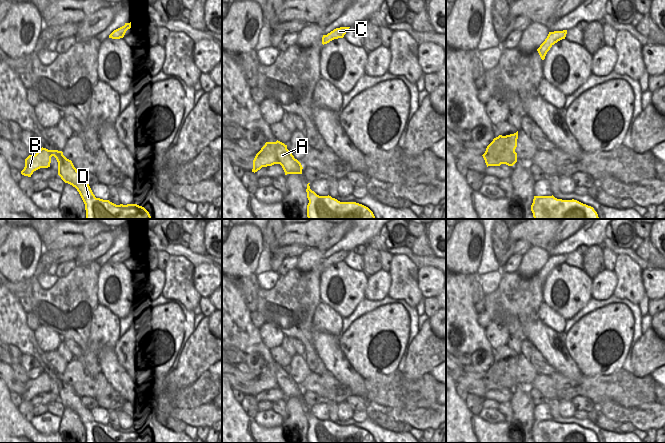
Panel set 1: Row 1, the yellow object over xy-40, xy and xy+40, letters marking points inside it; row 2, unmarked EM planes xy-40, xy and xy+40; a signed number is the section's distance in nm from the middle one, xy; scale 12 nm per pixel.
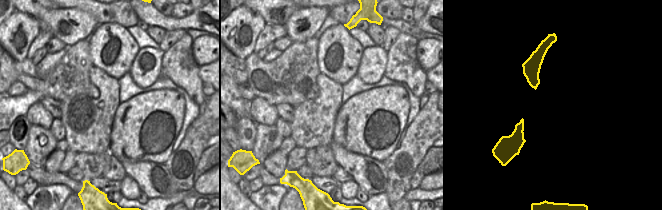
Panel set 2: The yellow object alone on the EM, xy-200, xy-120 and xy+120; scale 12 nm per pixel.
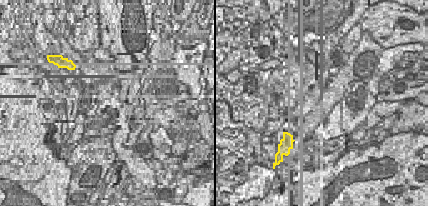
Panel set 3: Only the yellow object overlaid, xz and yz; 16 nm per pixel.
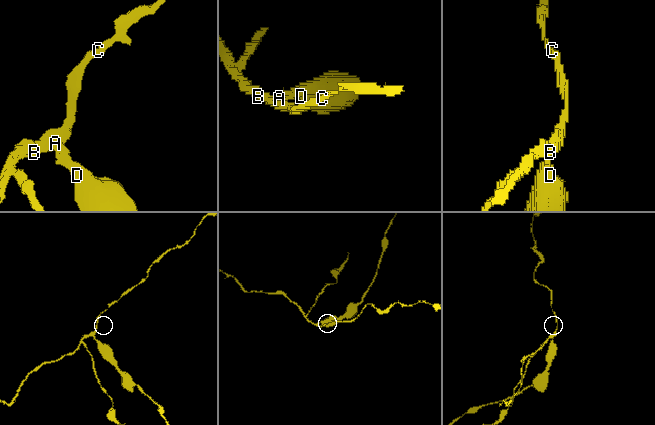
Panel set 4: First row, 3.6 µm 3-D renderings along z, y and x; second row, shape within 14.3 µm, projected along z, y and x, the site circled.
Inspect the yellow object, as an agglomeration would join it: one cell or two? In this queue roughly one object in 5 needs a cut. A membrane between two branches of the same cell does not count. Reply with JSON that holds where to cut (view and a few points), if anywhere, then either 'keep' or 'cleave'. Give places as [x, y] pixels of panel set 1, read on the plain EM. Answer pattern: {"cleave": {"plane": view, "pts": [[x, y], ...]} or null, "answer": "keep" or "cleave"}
{"cleave": {"plane": "xy+40", "pts": [[514, 374], [510, 373], [507, 378], [503, 378], [500, 386]]}, "answer": "cleave"}

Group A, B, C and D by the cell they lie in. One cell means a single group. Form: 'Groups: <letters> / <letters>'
Groups: A D / B C

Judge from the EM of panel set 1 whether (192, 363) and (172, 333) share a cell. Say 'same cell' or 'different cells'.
different cells

